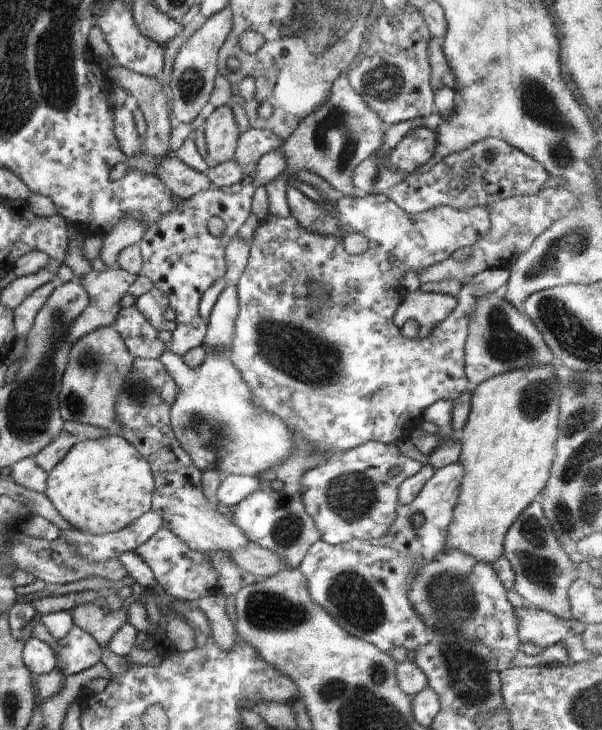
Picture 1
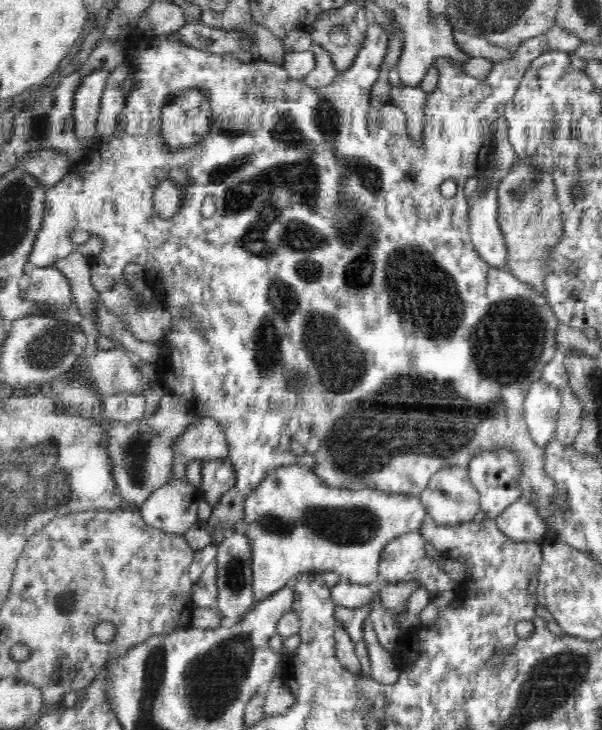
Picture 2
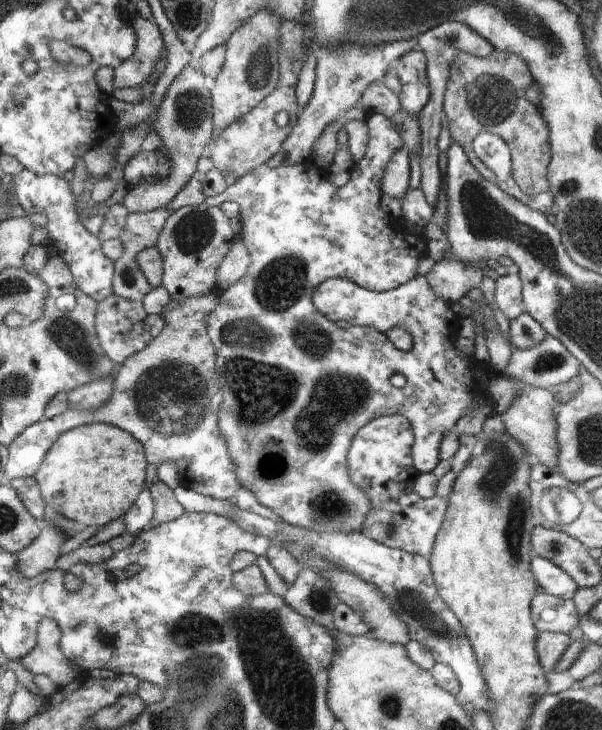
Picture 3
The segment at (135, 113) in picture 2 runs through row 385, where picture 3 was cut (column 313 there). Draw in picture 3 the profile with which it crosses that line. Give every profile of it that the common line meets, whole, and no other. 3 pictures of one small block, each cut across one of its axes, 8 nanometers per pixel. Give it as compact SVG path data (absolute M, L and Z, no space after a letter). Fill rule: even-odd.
M370 116L366 120L369 131L369 142L362 160L354 164L350 180L342 187L336 187L320 177L320 167L312 161L298 165L281 165L278 168L269 168L266 164L238 178L232 186L228 186L221 194L206 197L204 204L208 207L220 207L224 202L234 202L239 207L242 224L240 240L242 240L250 258L244 277L223 290L218 305L205 321L207 332L212 345L216 350L216 374L222 392L222 403L218 410L218 429L227 441L228 453L236 466L236 477L241 487L245 487L256 498L256 501L265 508L272 510L282 522L321 533L355 533L364 527L367 520L370 500L366 493L357 488L351 480L347 464L348 452L354 436L375 417L394 415L399 413L407 418L415 442L411 451L414 469L420 474L415 480L412 489L420 499L435 496L439 479L432 473L438 465L439 449L442 440L454 429L460 418L469 416L478 402L488 396L487 389L493 379L498 378L500 372L492 364L477 362L473 358L463 357L455 348L460 336L462 319L457 316L442 298L439 298L427 284L425 276L417 275L418 261L421 256L428 256L425 248L425 238L410 236L403 230L396 230L394 216L382 210L380 186L387 162L399 148L404 148L400 136L393 130L386 119ZM393 327L403 327L413 337L412 350L401 352L388 340L386 333Z

